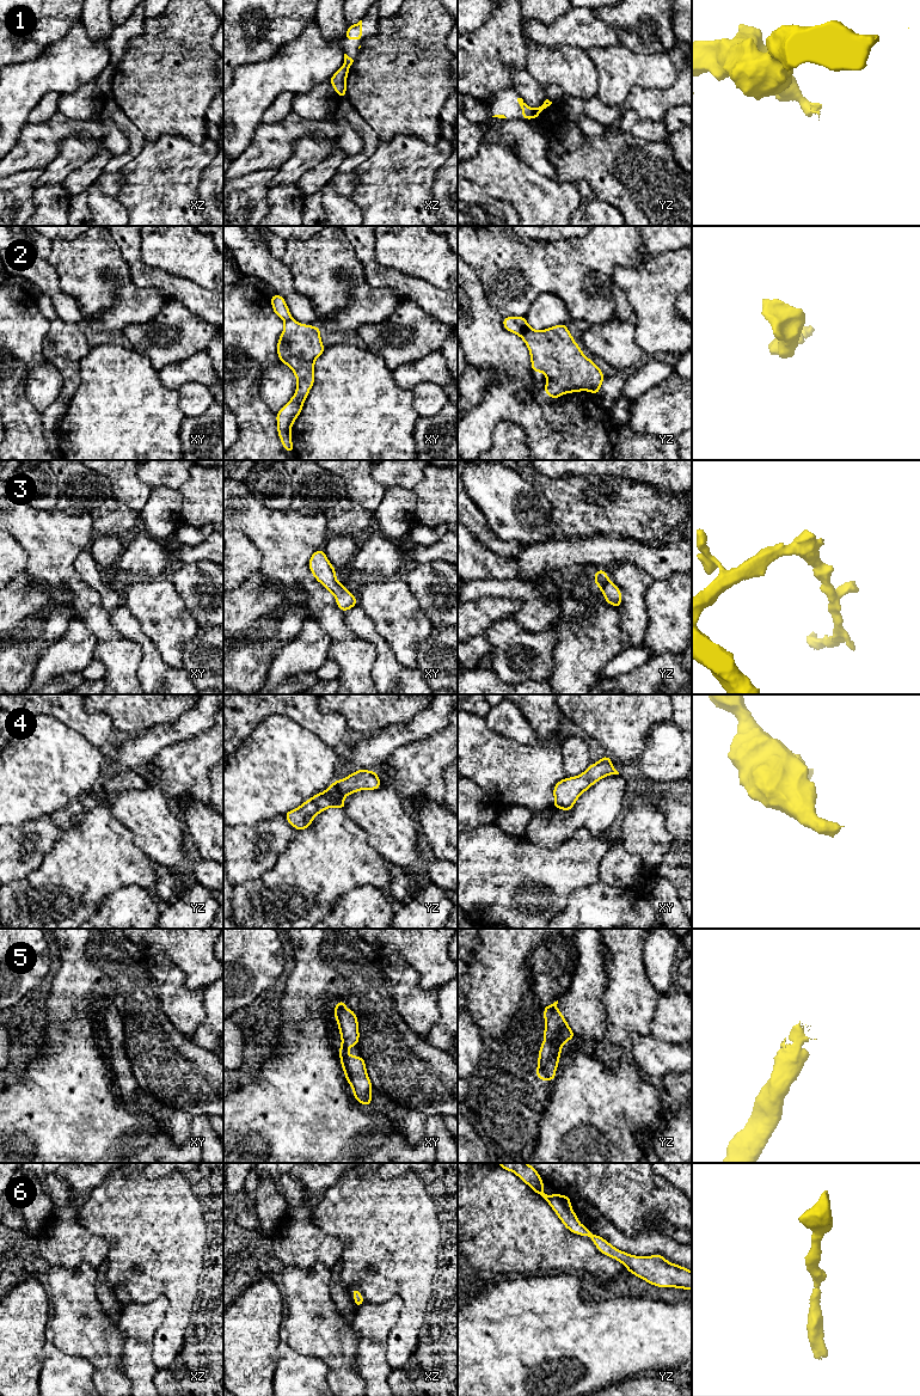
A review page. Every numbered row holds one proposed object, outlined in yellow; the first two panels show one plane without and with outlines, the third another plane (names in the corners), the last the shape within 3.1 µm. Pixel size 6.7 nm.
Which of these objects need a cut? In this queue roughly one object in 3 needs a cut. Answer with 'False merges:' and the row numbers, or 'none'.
False merges: 1

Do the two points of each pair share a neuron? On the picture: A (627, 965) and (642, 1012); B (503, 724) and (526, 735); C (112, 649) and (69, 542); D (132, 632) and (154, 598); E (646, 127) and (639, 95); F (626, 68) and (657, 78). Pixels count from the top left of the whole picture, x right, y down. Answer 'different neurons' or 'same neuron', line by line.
A: same neuron
B: same neuron
C: same neuron
D: different neurons
E: different neurons
F: same neuron

